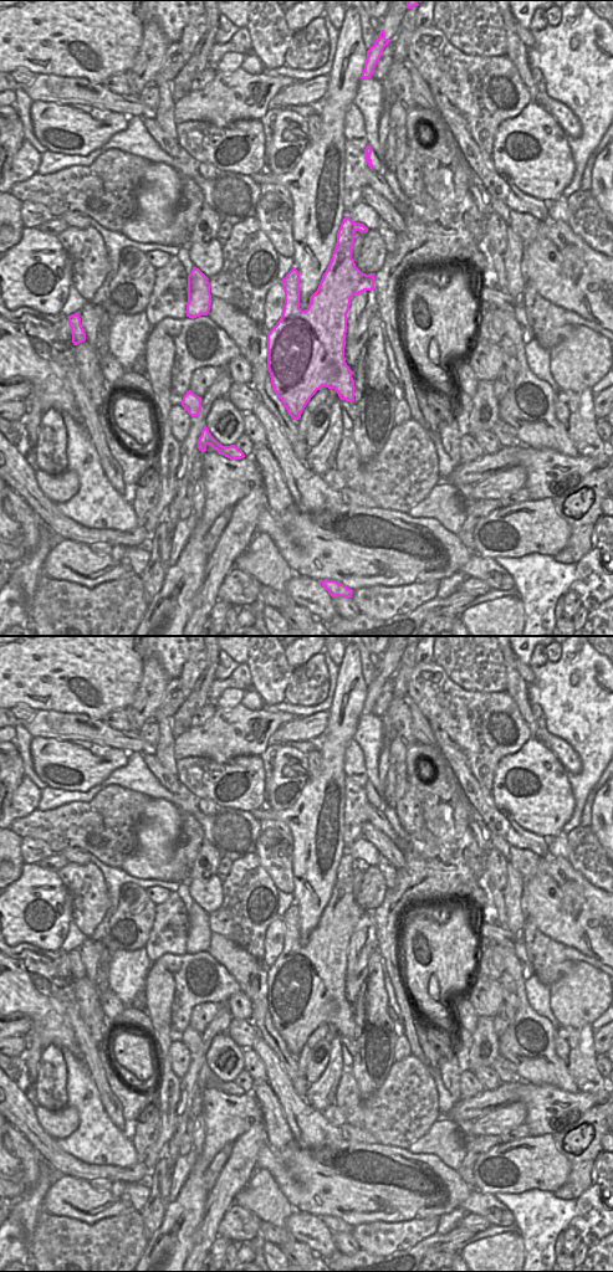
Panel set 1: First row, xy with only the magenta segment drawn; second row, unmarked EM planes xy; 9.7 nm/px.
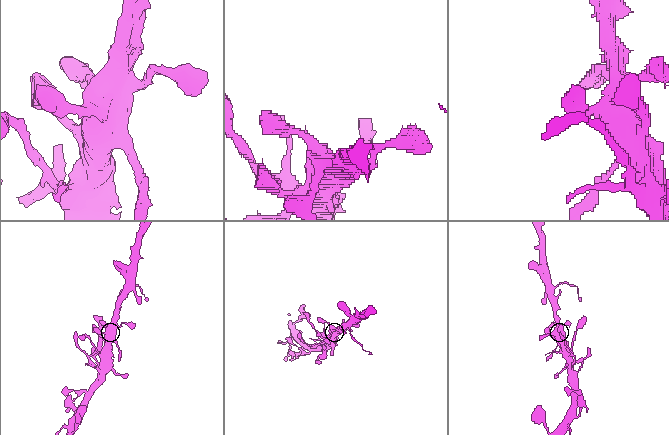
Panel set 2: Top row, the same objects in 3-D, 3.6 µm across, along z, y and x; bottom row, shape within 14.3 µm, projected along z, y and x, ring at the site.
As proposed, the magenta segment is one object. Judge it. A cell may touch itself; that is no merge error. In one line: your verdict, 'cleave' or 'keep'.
keep

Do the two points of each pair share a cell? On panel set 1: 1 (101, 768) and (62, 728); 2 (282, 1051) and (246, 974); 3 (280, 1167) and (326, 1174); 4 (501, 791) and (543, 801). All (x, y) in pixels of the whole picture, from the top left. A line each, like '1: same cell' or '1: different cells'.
1: different cells
2: same cell
3: same cell
4: same cell

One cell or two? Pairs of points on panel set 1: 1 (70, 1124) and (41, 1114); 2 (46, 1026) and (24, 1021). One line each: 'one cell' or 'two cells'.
1: one cell
2: two cells

